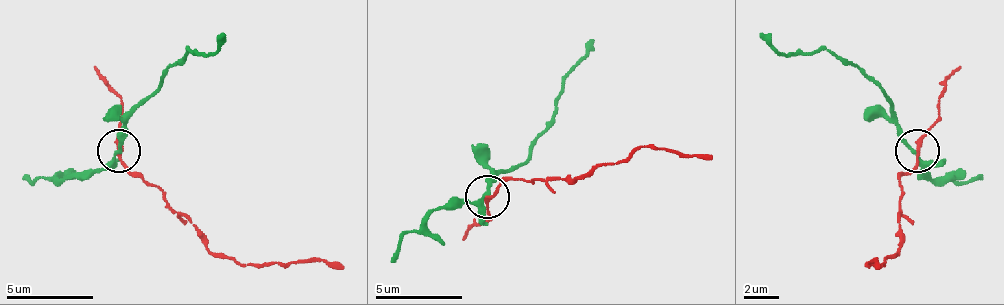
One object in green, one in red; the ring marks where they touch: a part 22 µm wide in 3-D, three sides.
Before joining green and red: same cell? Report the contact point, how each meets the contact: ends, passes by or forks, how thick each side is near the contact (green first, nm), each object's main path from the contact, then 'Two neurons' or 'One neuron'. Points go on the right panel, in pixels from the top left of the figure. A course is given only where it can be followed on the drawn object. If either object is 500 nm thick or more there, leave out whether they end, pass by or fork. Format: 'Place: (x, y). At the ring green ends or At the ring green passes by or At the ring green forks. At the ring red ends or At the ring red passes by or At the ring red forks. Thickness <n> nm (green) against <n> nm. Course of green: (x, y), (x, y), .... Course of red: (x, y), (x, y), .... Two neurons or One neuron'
Place: (917, 151). At the ring green passes by. At the ring red passes by. Thickness 190 nm (green) against 220 nm. Course of green: (916, 152), (898, 121), (894, 104), (855, 64), (828, 51), (776, 51), (759, 34). Course of red: (916, 152), (916, 165), (898, 178), (903, 195), (894, 252), (885, 265), (868, 265), (876, 261), (881, 269). Two neurons

